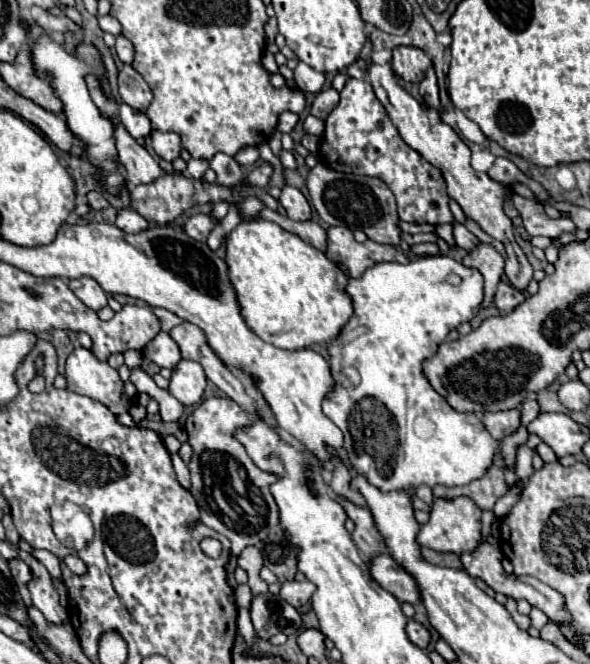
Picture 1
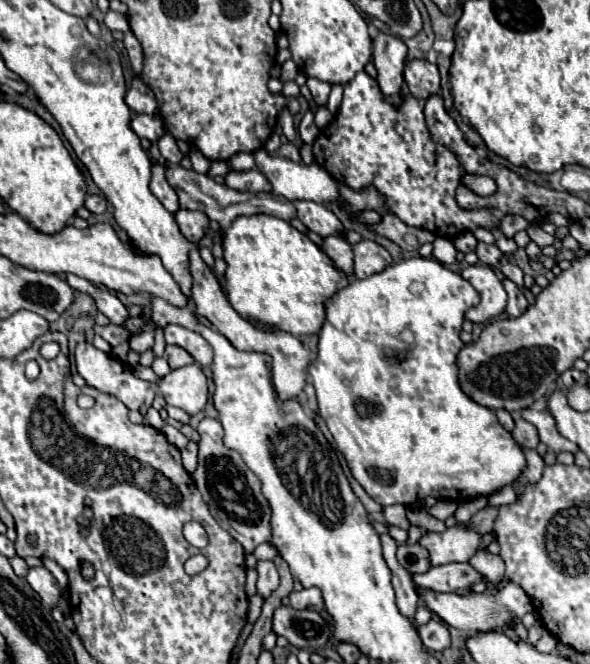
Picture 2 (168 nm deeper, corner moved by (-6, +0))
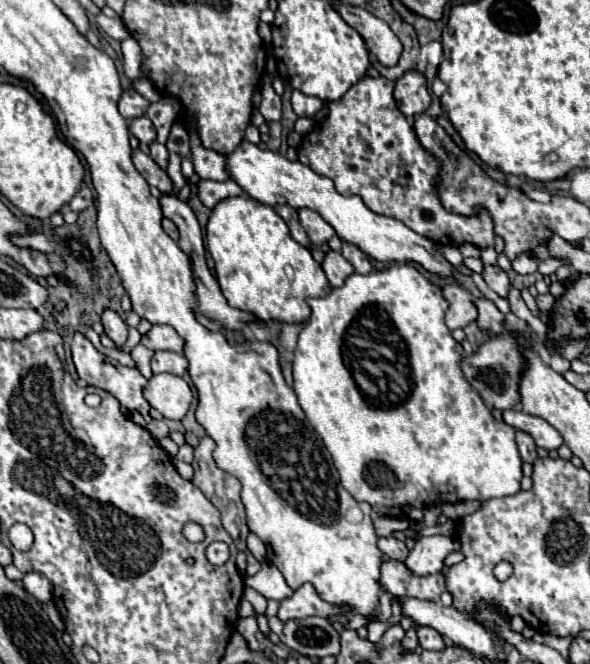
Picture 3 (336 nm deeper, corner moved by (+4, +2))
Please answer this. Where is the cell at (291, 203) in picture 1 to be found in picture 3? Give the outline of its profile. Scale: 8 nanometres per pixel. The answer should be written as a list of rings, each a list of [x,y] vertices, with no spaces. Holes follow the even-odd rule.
[[[298,209],[298,217],[300,217],[302,229],[308,233],[308,237],[314,245],[322,245],[322,243],[328,243],[332,239],[332,235],[334,235],[332,225],[328,225],[316,211]]]

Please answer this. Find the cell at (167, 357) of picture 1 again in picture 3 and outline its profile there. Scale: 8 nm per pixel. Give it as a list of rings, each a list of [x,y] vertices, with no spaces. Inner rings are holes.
[[[156,351],[152,357],[152,371],[154,373],[174,373],[184,375],[188,369],[188,361],[184,355],[174,351]]]

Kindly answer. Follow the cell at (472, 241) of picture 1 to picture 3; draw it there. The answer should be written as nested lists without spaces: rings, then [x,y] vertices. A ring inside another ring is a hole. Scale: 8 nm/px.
[[[484,263],[482,279],[484,279],[484,281],[488,283],[488,287],[490,287],[492,291],[496,291],[500,297],[506,297],[506,295],[508,295],[510,279],[508,279],[506,271],[500,269],[498,265],[488,265],[488,263]]]

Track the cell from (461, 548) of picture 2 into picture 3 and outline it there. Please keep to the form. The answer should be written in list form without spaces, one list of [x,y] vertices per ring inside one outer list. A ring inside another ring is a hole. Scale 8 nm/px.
[[[446,535],[418,537],[414,549],[406,559],[406,565],[416,575],[430,575],[444,567],[444,559],[452,551],[460,551],[460,543],[454,537]]]

